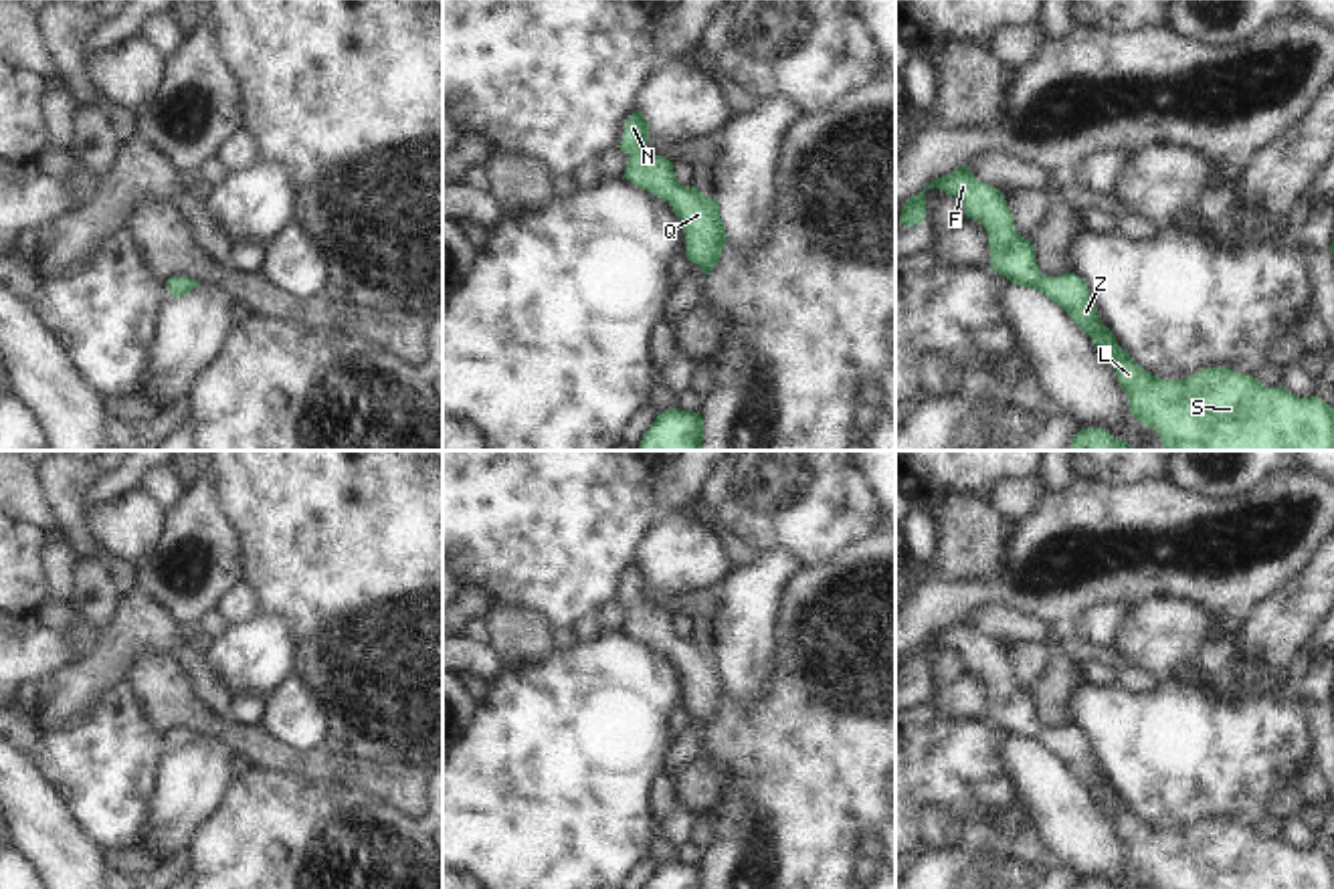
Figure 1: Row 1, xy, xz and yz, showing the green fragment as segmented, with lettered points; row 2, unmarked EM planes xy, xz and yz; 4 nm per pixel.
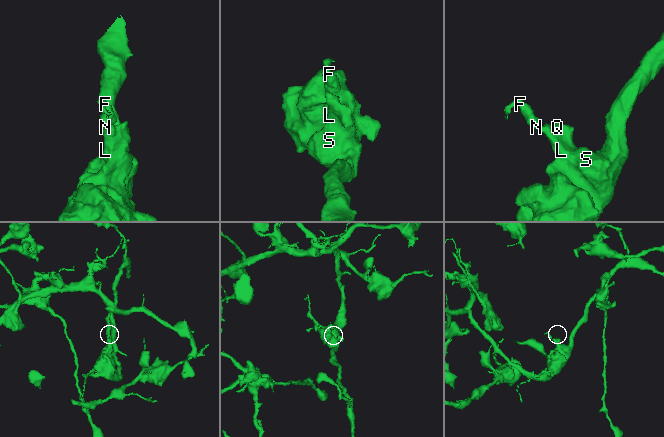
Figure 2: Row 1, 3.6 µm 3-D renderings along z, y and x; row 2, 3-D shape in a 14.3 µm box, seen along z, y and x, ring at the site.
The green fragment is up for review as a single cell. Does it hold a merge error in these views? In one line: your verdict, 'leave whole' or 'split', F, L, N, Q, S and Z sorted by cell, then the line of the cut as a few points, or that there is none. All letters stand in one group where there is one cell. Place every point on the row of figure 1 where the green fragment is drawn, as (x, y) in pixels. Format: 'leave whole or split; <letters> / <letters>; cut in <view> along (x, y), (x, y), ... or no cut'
leave whole; F L N Q S Z; no cut

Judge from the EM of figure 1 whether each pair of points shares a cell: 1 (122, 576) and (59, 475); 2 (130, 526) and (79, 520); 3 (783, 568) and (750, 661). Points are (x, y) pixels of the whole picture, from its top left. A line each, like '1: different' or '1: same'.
1: same
2: different
3: same

